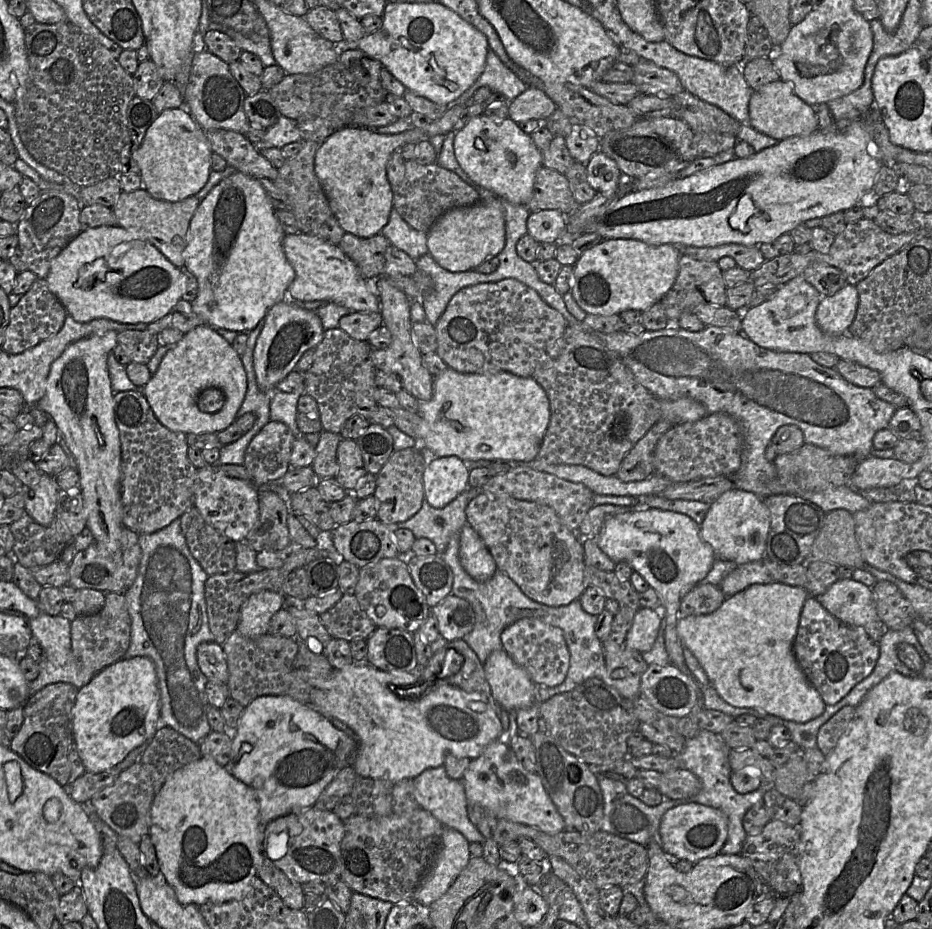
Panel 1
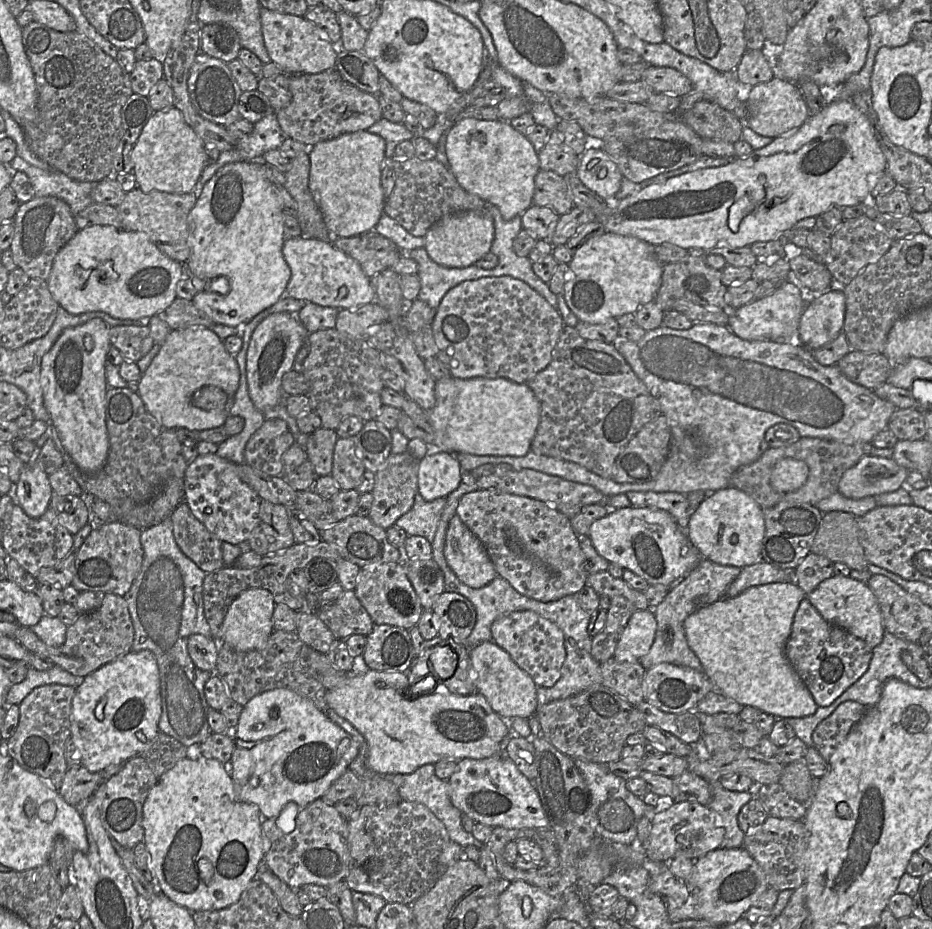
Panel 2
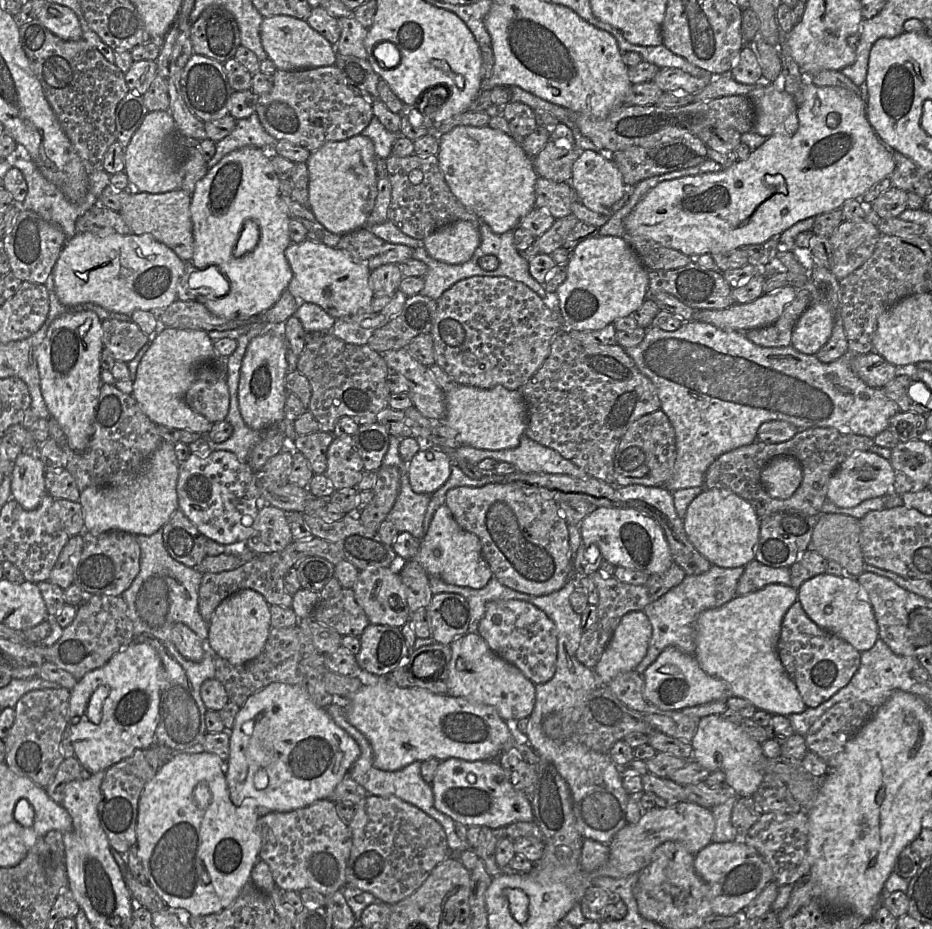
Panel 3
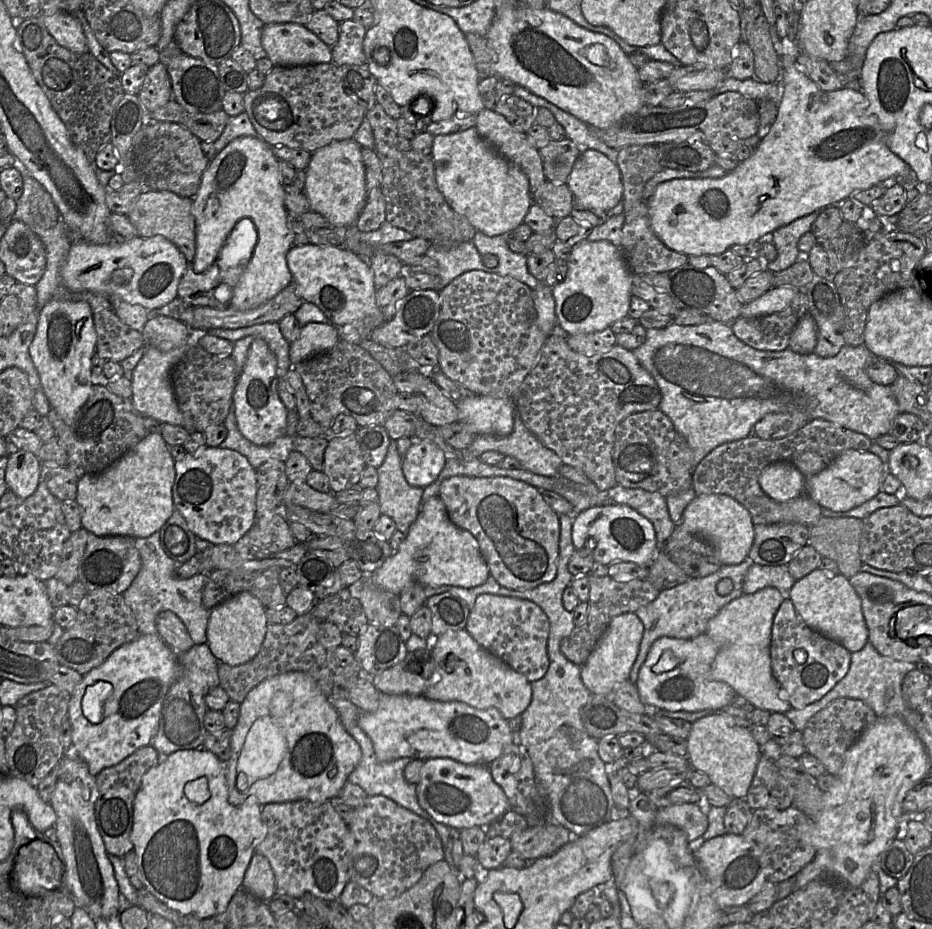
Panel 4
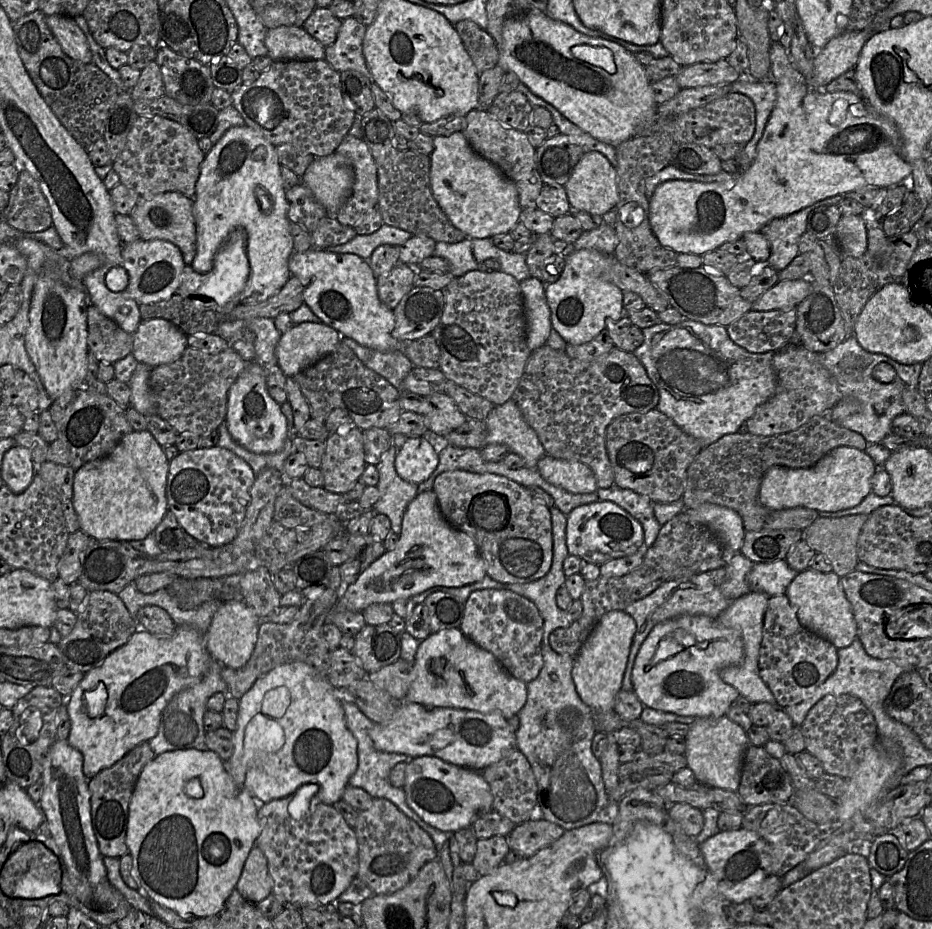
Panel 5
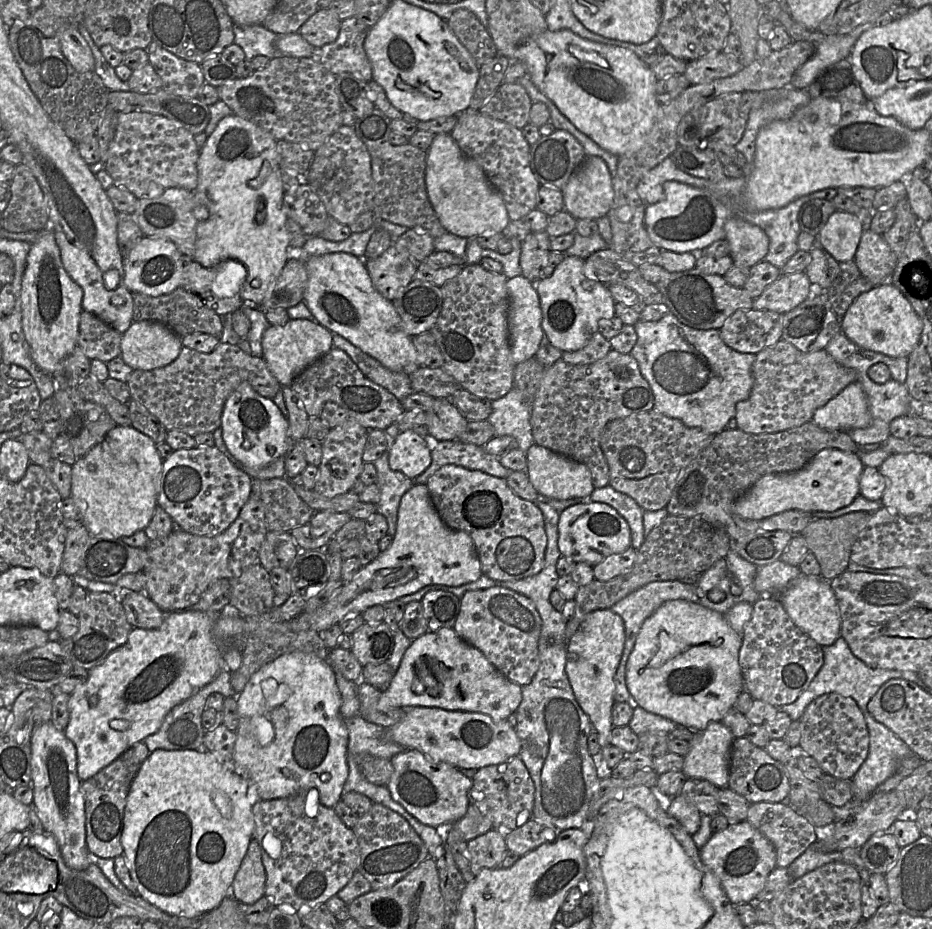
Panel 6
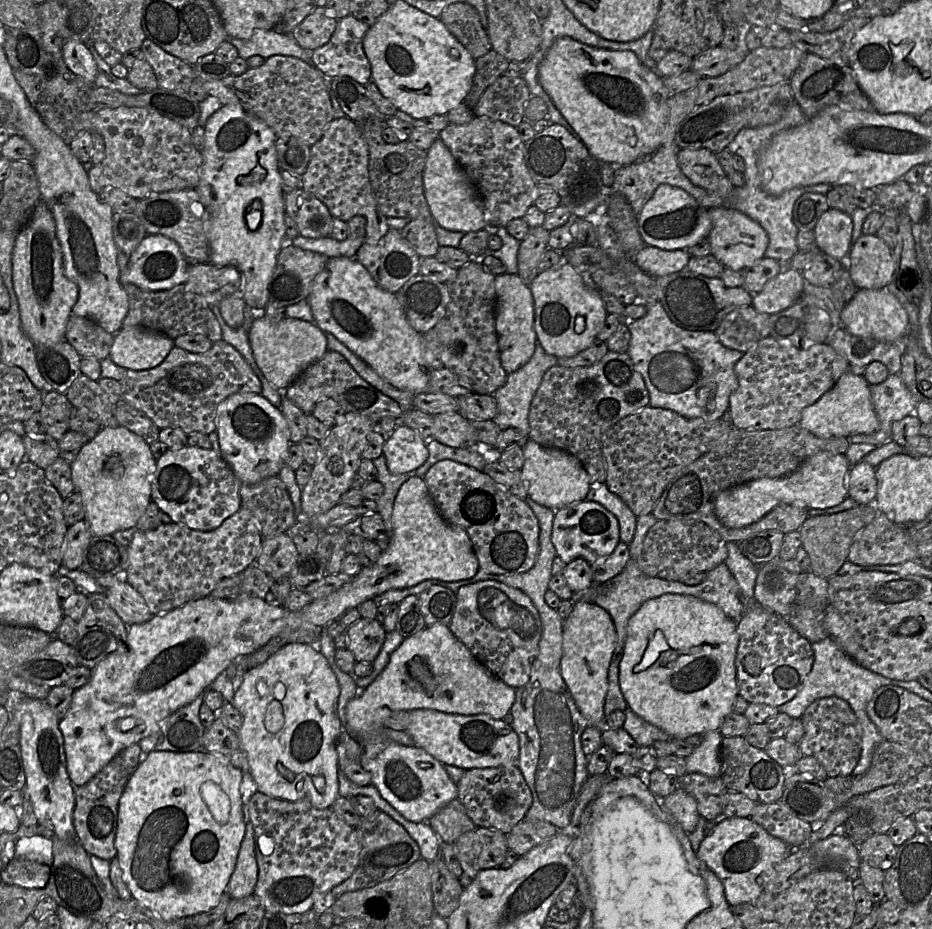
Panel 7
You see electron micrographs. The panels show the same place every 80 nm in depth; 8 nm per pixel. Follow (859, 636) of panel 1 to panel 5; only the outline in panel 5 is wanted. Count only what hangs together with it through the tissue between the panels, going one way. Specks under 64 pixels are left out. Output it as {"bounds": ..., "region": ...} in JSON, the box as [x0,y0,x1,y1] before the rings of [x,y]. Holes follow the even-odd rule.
{"bounds":[758,595,838,708],"region":[[[785,595],[769,597],[763,619],[758,667],[759,675],[775,697],[778,708],[795,705],[811,697],[835,671],[837,653],[838,648],[832,643],[800,624]]]}

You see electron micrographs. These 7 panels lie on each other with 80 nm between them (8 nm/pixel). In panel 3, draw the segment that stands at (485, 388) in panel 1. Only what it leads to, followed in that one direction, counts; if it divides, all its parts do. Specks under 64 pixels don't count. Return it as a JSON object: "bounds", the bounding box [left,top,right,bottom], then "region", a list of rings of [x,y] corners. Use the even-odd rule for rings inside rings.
{"bounds":[442,385,527,450],"region":[[[459,385],[446,393],[446,414],[442,421],[456,432],[461,445],[486,450],[512,449],[525,434],[527,407],[519,389],[510,390],[502,385],[489,389]]]}

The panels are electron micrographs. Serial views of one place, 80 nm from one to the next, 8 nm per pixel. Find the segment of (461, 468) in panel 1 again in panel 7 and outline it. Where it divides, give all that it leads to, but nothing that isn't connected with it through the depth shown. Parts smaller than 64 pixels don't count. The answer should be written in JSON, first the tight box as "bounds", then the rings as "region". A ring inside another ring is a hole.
{"bounds":[383,424,429,474],"region":[[[398,424],[383,446],[383,456],[393,474],[416,470],[426,462],[429,452],[420,434],[403,424]]]}

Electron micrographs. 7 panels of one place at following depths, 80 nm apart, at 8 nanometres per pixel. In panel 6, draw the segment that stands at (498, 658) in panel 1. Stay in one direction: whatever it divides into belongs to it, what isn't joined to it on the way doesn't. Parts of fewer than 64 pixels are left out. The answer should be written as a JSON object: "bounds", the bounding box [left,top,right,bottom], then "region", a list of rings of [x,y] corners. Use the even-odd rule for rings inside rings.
{"bounds":[379,628,522,720],"region":[[[453,628],[427,631],[412,640],[388,687],[382,690],[379,709],[414,706],[467,711],[507,720],[522,700],[522,686],[499,672],[481,651],[461,639]]]}

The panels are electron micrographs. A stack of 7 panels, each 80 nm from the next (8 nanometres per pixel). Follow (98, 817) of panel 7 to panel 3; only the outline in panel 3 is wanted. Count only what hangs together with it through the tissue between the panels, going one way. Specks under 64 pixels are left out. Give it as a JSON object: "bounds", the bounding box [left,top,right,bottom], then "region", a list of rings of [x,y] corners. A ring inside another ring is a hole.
{"bounds":[98,748,160,854],"region":[[[153,748],[139,749],[120,762],[105,770],[101,783],[101,800],[98,804],[98,816],[110,847],[121,854],[126,854],[136,845],[136,824],[138,802],[141,793],[160,768],[160,762]]]}

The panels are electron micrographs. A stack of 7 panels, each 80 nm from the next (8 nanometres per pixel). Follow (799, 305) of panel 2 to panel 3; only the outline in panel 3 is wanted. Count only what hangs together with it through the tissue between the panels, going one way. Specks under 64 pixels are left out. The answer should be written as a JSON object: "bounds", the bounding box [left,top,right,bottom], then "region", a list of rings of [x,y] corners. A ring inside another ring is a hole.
{"bounds":[694,286,797,333],"region":[[[786,286],[761,295],[745,304],[733,304],[723,310],[695,311],[694,321],[709,323],[723,330],[745,333],[773,324],[796,296],[797,290]]]}

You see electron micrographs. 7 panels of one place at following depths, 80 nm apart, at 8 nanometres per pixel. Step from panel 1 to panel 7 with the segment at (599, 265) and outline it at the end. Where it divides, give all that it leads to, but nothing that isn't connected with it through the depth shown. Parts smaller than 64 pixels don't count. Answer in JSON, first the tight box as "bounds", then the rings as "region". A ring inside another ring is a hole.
{"bounds":[529,260,608,357],"region":[[[566,260],[539,273],[529,285],[534,300],[534,330],[544,350],[556,357],[571,357],[588,348],[596,339],[608,315],[599,288],[589,287]]]}

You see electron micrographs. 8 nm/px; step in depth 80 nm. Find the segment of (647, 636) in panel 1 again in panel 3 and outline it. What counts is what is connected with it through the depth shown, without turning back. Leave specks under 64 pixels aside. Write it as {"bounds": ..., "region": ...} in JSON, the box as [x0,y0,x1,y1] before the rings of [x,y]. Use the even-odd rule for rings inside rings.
{"bounds":[593,611,652,685],"region":[[[643,611],[624,615],[593,669],[600,685],[607,685],[616,676],[635,670],[647,653],[651,635],[652,625]]]}

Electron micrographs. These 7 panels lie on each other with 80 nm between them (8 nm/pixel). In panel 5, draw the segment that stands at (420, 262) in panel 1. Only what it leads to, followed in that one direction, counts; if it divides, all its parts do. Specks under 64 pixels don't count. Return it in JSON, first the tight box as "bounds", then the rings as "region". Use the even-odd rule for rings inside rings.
{"bounds":[432,238,488,277],"region":[[[470,238],[457,243],[436,242],[432,256],[447,260],[449,272],[454,277],[459,277],[471,270],[488,271],[484,263],[478,263],[475,260]]]}

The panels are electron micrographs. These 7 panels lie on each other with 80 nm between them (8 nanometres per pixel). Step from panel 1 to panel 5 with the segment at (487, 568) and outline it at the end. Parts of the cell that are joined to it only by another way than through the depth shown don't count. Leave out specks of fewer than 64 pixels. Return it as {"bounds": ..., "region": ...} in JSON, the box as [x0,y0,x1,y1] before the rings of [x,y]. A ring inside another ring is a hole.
{"bounds":[334,491,485,612],"region":[[[424,491],[407,506],[395,548],[363,570],[354,583],[344,585],[334,610],[362,612],[373,603],[392,604],[434,586],[462,587],[480,582],[485,576],[485,562],[473,539],[445,520],[434,491]]]}

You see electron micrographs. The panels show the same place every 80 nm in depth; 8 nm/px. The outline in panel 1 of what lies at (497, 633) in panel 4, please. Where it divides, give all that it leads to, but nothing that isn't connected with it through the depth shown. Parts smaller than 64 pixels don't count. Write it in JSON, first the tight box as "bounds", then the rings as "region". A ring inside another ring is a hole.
{"bounds":[501,618,570,687],"region":[[[522,618],[501,633],[503,649],[522,667],[536,685],[555,687],[563,683],[569,669],[570,654],[561,629],[538,619]]]}

